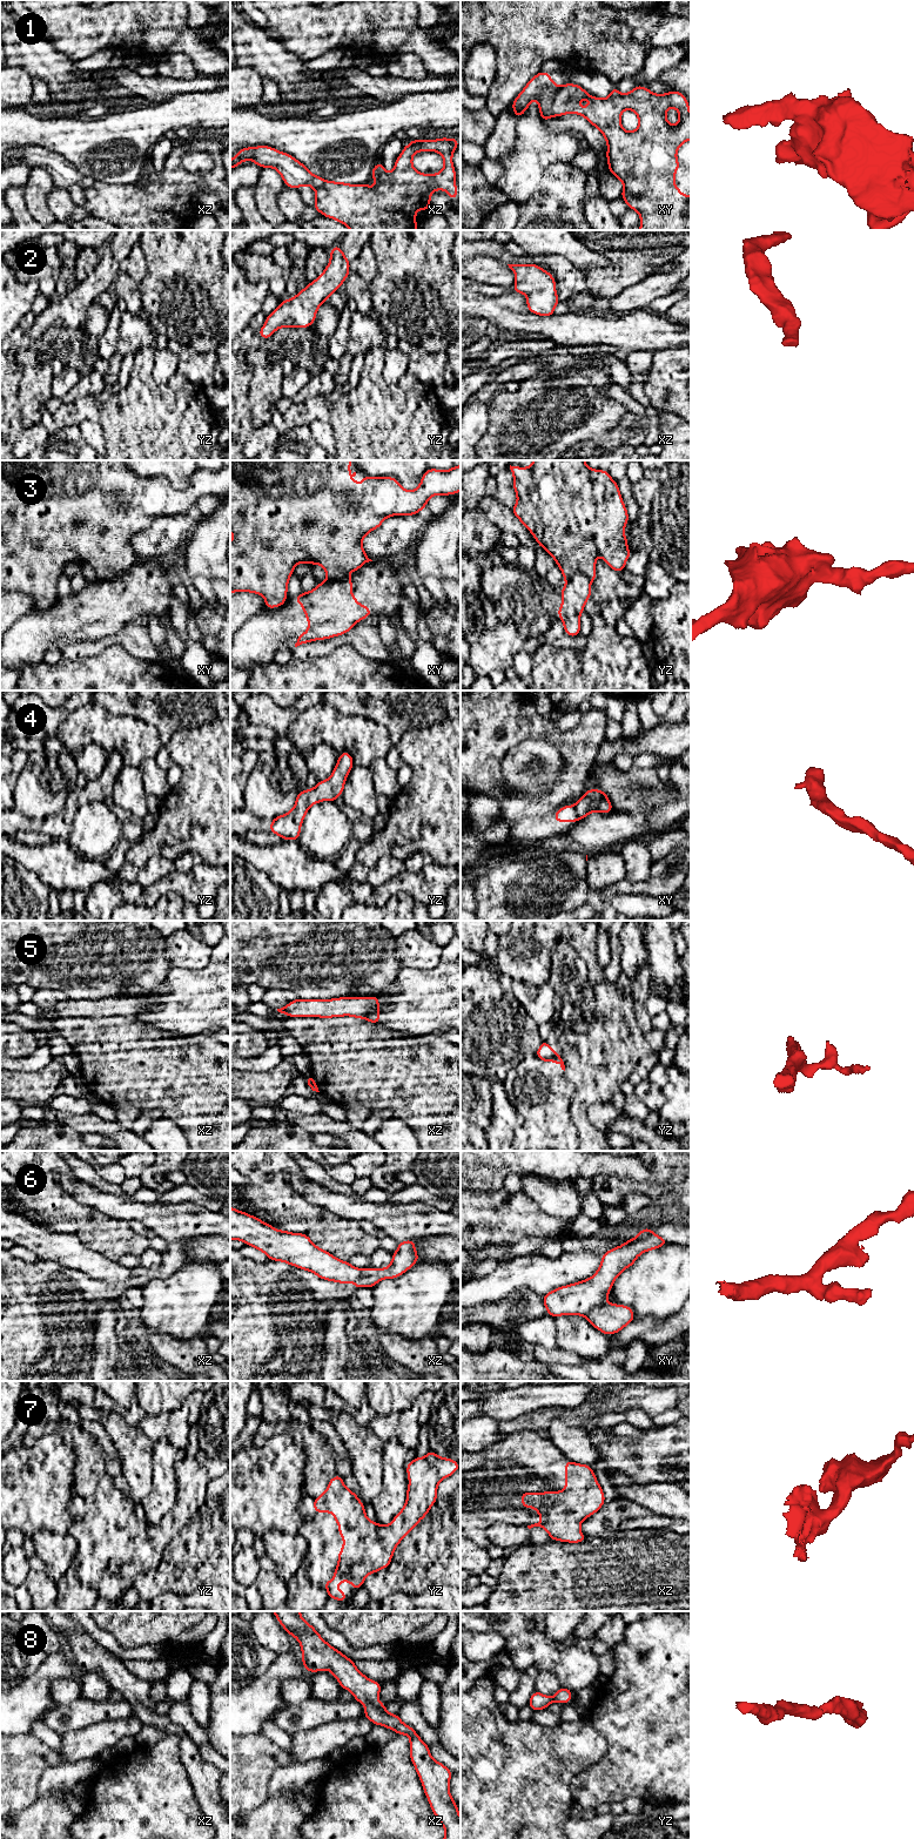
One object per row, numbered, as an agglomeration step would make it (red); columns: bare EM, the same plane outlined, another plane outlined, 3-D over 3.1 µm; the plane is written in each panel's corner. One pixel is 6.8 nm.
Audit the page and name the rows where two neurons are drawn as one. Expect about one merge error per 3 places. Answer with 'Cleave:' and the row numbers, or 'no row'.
Cleave: 1, 3, 5, 6

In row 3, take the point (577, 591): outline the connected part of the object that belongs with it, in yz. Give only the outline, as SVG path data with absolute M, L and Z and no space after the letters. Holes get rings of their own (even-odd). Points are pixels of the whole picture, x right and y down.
M577 573L566 581L560 591L562 606L557 611L569 636L580 634L580 614L591 597L591 580L583 573Z

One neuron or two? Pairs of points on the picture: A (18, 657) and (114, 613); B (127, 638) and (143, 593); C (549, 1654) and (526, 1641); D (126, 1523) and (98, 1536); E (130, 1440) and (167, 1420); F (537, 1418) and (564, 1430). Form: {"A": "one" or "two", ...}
{"A": "one", "B": "two", "C": "one", "D": "one", "E": "two", "F": "two"}

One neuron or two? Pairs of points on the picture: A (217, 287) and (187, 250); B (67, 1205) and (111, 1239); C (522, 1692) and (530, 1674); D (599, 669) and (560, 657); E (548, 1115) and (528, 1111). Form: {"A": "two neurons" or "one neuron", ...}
{"A": "one neuron", "B": "one neuron", "C": "one neuron", "D": "one neuron", "E": "one neuron"}

